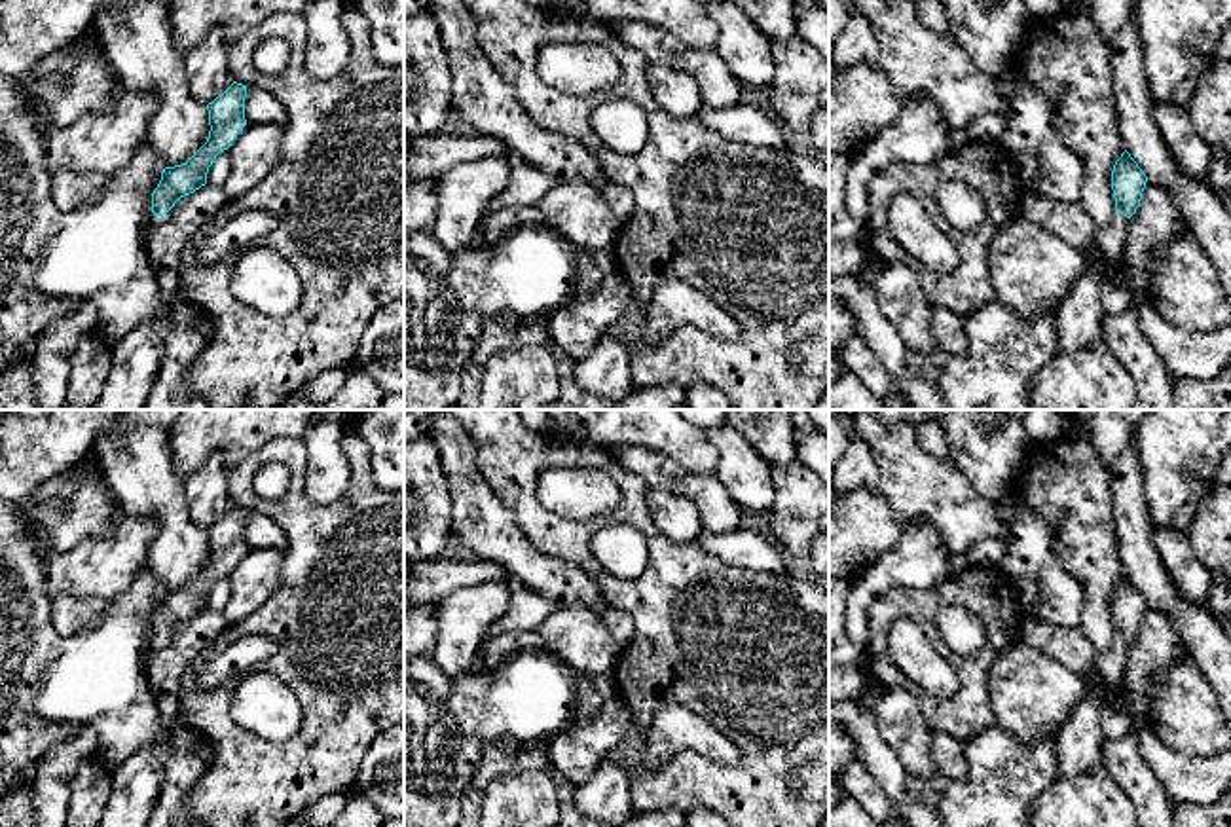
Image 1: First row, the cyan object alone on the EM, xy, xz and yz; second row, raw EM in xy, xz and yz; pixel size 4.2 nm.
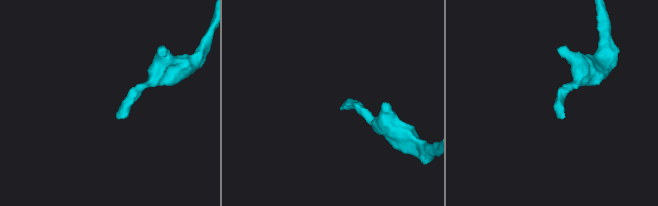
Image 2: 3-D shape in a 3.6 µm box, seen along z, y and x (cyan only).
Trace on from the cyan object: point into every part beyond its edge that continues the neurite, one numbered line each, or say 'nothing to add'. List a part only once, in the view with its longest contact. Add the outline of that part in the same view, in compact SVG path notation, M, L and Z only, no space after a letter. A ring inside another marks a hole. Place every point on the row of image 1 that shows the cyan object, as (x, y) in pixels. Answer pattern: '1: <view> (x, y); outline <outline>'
1: yz (1104, 251); outline M1121 212L1115 214L1110 226L1098 226L1087 247L1081 250L1087 271L1104 279L1115 273L1125 260L1129 218Z

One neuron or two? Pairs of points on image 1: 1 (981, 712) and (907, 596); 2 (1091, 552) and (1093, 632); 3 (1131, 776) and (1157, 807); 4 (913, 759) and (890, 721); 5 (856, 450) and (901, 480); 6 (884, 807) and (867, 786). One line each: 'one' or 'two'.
1: one
2: one
3: one
4: one
5: two
6: one

